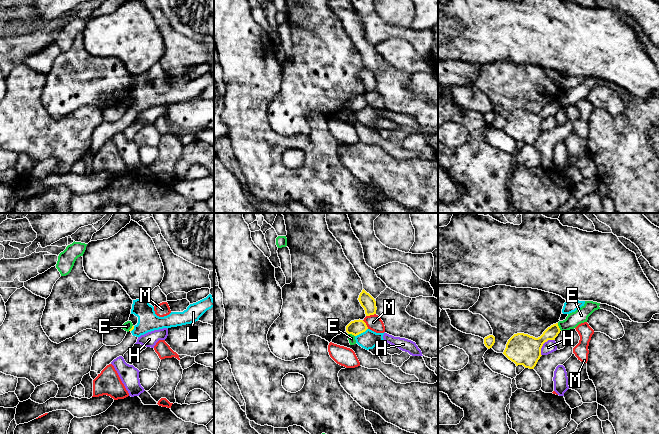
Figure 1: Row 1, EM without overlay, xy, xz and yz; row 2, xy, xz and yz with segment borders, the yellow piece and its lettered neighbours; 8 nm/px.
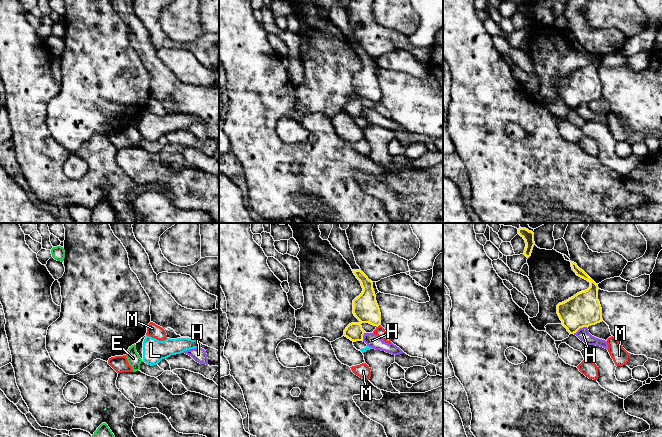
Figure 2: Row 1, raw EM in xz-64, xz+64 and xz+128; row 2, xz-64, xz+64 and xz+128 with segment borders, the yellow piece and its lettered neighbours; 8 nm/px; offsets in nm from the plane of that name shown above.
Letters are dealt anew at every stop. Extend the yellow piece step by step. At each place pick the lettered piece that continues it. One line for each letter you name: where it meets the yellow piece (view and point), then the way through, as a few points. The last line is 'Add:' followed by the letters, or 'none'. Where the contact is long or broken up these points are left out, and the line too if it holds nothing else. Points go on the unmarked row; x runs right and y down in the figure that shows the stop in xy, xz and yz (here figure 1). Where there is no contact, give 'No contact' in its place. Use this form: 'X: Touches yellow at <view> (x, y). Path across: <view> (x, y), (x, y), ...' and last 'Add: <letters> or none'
Add: none

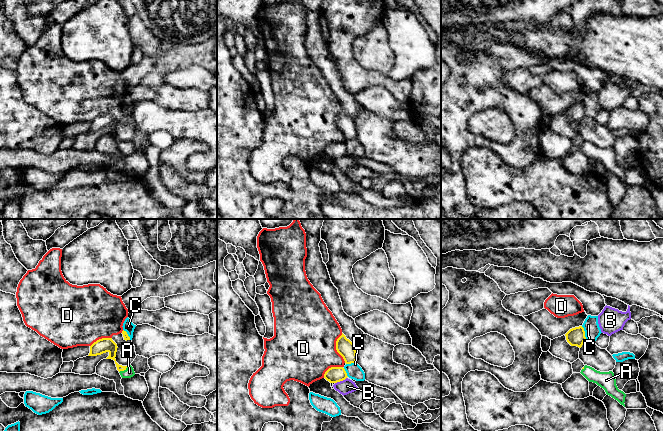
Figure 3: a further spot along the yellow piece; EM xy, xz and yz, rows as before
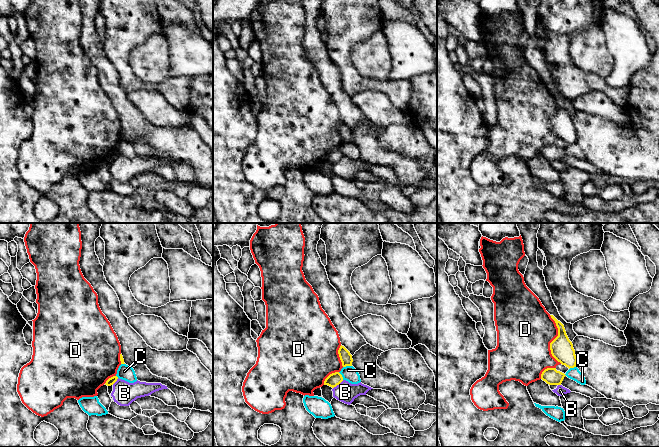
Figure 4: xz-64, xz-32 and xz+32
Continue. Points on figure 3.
A: Touches yellow at xy (123, 146). Path across: xy (105, 121), (123, 146), (129, 148)
Add: A

